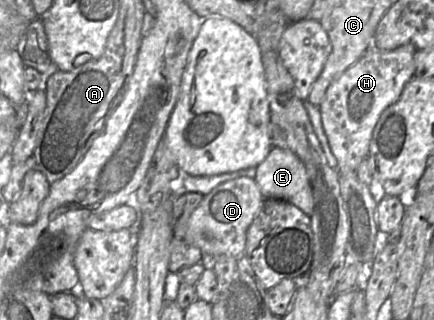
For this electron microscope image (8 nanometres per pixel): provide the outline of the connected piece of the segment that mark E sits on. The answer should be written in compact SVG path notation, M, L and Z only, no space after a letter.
M273 146L268 156L256 167L255 181L265 198L284 199L310 216L314 201L306 168L291 150Z

